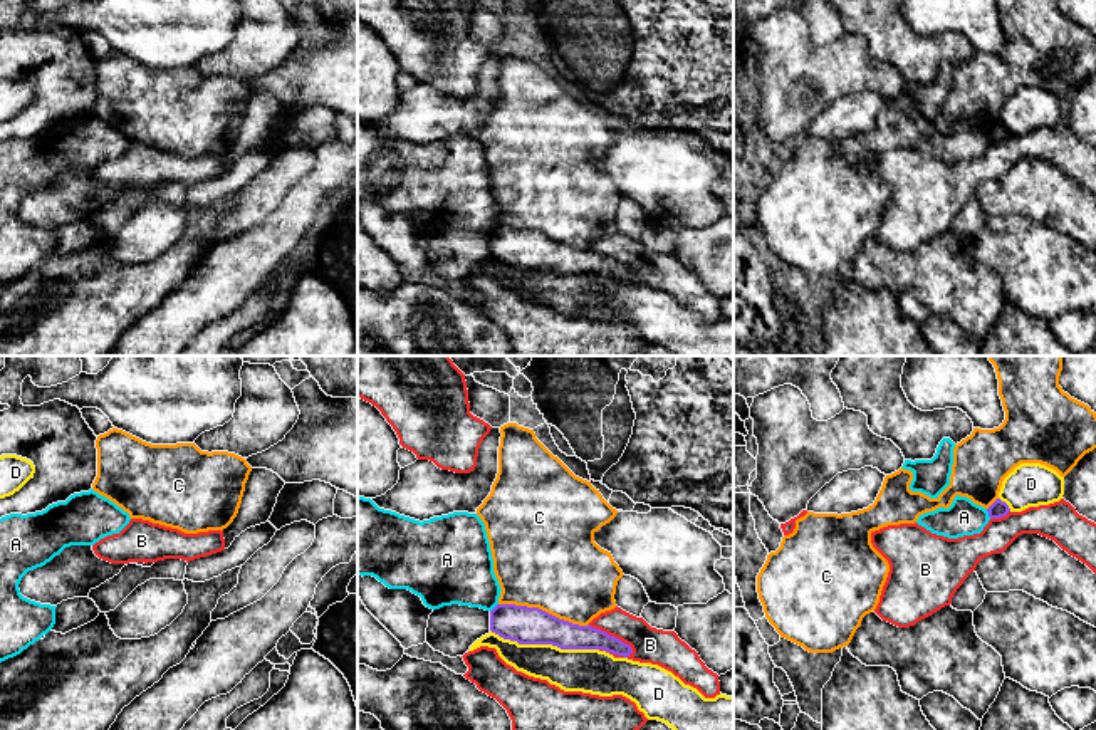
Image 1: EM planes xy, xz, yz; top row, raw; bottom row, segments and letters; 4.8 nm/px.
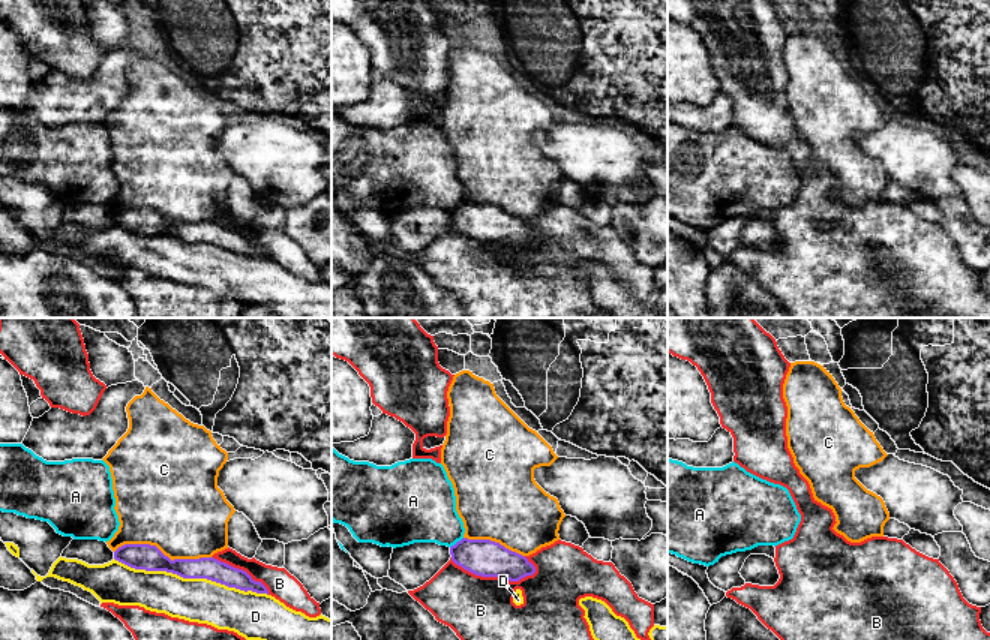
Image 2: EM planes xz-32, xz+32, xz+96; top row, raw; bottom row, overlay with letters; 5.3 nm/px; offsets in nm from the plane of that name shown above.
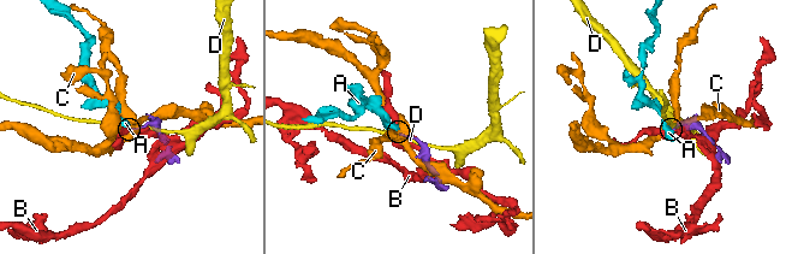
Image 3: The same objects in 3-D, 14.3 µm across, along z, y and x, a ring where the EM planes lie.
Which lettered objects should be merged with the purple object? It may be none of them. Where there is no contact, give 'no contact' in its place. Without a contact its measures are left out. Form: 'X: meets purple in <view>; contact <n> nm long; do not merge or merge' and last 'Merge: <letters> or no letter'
A: meets purple in yz; contact 50 nm long; do not merge
B: meets purple in xz; contact 260 nm long; do not merge
C: meets purple in xz; contact 440 nm long; do not merge
D: meets purple in xz; contact 550 nm long; do not merge
Merge: no letter

